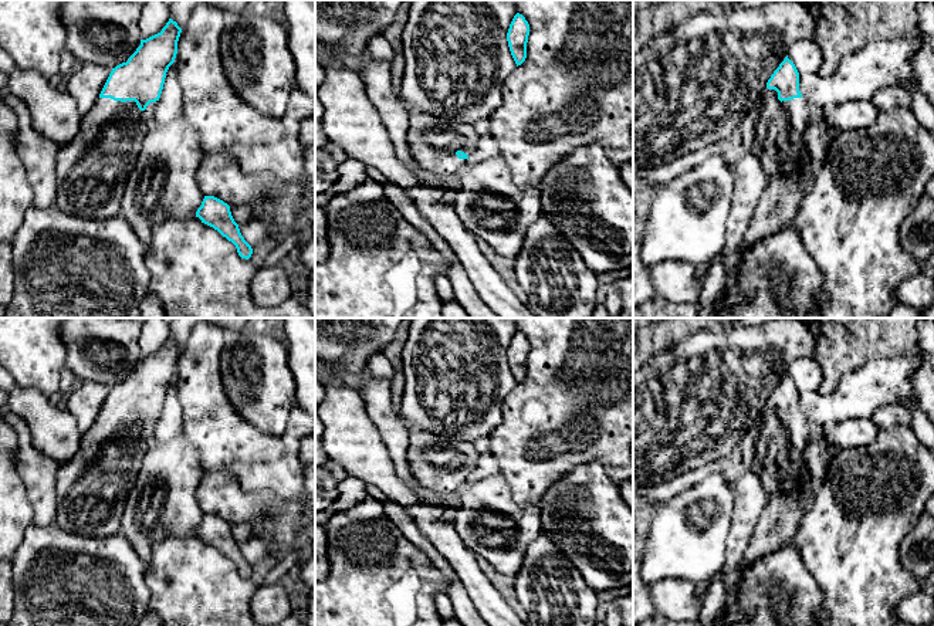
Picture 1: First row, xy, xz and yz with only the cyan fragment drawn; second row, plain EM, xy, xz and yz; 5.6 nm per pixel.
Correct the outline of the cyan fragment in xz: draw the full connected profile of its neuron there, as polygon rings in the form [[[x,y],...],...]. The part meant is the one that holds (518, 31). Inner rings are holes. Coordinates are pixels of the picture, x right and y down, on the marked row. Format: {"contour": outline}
{"contour": [[[517,13],[507,33],[508,47],[517,67],[521,65],[527,58],[528,35],[529,24],[522,14]]]}

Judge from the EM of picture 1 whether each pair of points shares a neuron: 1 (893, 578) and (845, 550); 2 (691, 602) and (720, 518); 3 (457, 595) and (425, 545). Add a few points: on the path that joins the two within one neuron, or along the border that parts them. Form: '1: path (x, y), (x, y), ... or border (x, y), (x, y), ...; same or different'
1: path (882, 578), (873, 578), (856, 561); same
2: border (660, 578), (680, 578), (693, 584); different
3: path (454, 582), (436, 558); same

